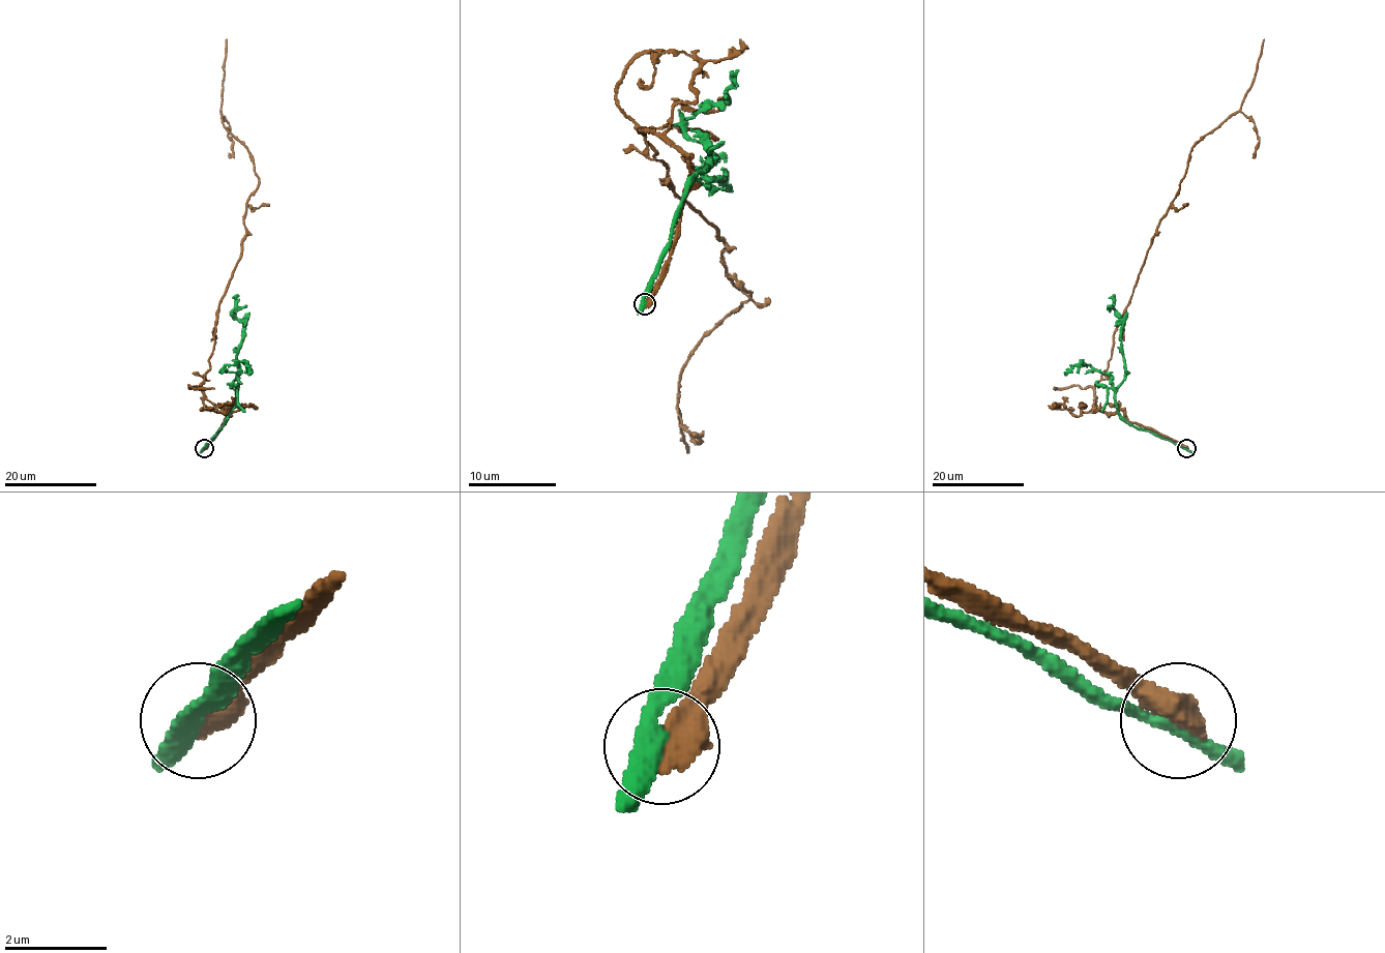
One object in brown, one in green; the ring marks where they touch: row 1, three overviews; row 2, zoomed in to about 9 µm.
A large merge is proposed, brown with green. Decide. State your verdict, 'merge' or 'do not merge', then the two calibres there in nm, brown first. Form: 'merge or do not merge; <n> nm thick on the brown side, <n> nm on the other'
do not merge; 600 nm thick on the brown side, 280 nm on the other

